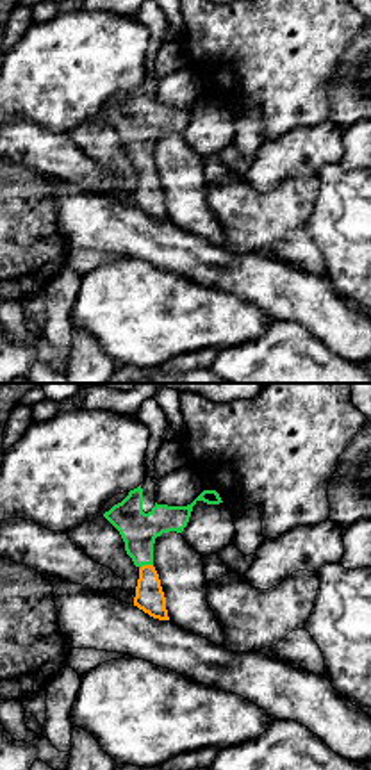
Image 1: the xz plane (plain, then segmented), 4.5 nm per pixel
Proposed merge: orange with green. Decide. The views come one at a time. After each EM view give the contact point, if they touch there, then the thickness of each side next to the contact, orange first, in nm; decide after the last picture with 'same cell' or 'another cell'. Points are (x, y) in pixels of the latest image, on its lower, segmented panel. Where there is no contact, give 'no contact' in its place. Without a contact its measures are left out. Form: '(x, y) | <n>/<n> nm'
(145, 565) | 130/160 nm

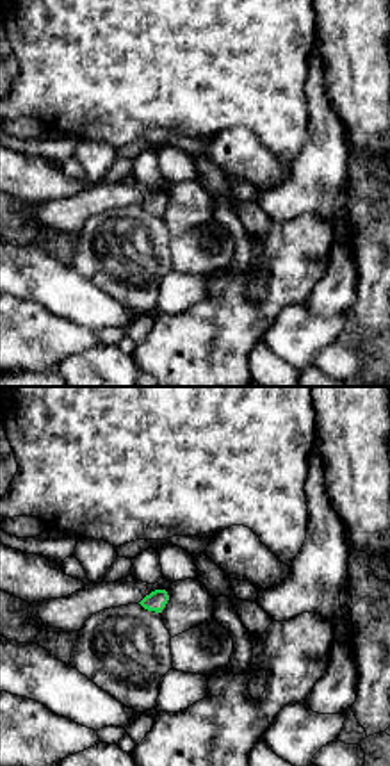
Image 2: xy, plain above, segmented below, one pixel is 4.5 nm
no contact

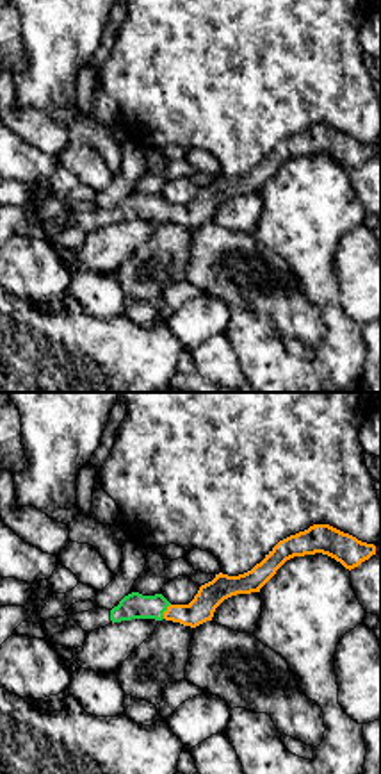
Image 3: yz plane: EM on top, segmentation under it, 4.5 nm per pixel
(166, 610) | 120/120 nm

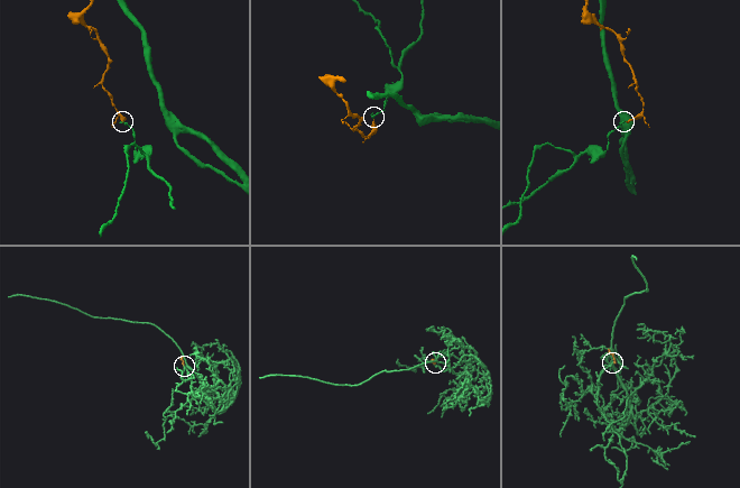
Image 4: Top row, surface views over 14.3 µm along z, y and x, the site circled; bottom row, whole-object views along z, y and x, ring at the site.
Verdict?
same cell

